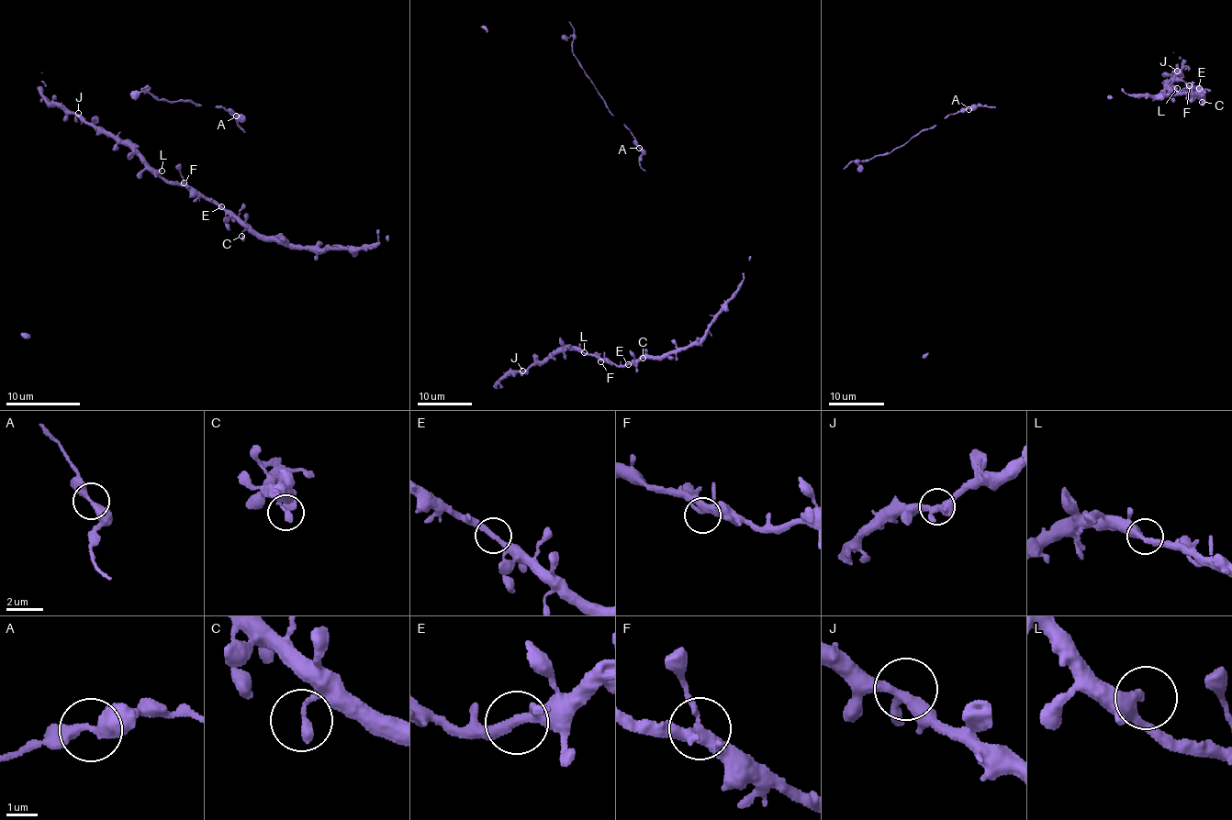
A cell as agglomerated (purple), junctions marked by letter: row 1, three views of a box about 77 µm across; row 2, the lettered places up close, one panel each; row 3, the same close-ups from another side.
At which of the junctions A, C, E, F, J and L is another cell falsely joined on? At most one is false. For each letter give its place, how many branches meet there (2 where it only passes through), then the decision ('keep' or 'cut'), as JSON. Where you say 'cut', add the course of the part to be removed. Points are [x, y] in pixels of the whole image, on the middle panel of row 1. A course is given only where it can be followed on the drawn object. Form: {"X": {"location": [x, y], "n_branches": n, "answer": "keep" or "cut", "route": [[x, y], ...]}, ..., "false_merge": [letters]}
{"A": {"location": [639, 148], "n_branches": 2, "answer": "cut", "route": [[639, 148], [642, 152], [639, 165], [645, 171]]}, "C": {"location": [643, 358], "n_branches": 1, "answer": "keep"}, "E": {"location": [628, 364], "n_branches": 2, "answer": "keep"}, "F": {"location": [600, 361], "n_branches": 4, "answer": "keep"}, "J": {"location": [522, 371], "n_branches": 3, "answer": "keep"}, "L": {"location": [584, 352], "n_branches": 2, "answer": "keep"}, "false_merge": ["A"]}

